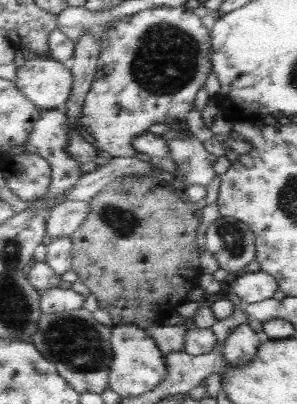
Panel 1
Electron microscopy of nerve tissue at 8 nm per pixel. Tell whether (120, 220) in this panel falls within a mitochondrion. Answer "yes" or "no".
yes

